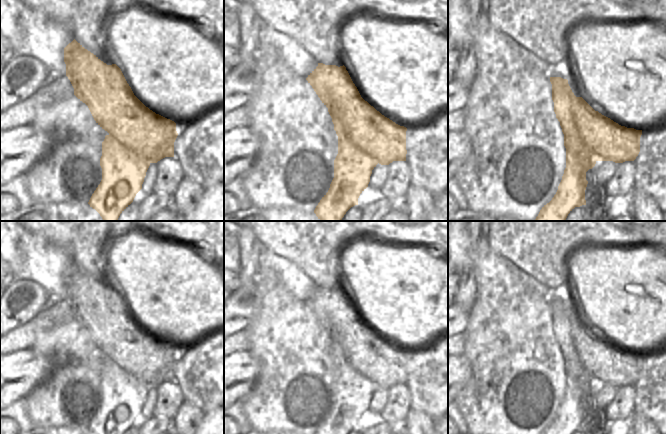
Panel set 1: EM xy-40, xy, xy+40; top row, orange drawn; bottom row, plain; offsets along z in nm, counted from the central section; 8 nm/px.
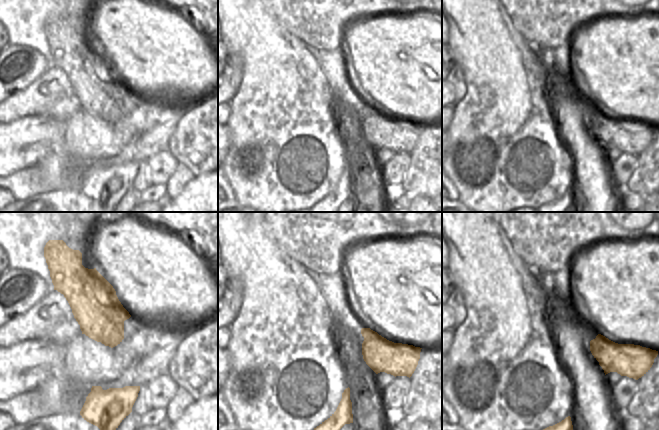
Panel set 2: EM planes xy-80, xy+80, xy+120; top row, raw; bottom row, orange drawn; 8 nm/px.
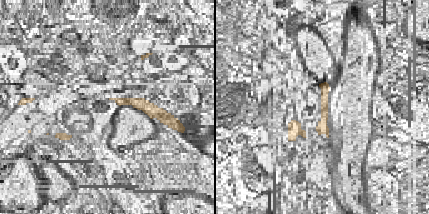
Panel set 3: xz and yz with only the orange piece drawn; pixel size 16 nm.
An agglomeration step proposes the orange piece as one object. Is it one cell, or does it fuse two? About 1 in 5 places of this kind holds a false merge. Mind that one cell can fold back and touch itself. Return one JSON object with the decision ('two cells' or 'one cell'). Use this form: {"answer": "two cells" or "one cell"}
{"answer": "two cells"}

